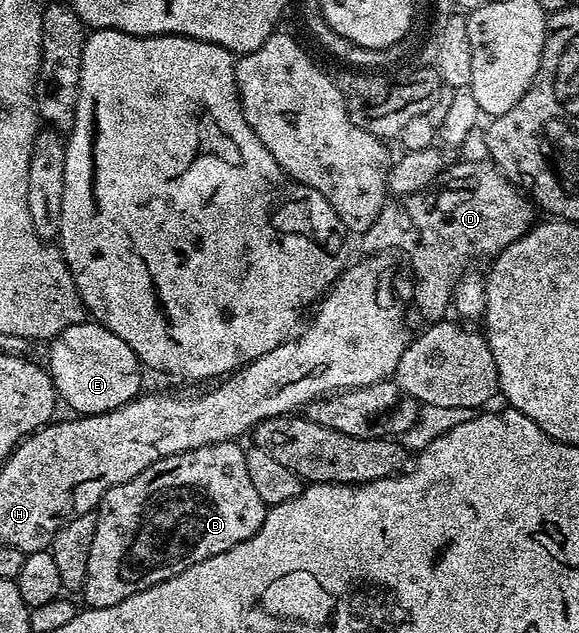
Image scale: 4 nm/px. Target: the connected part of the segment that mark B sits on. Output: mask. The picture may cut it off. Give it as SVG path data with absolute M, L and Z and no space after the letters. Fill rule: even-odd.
M237 441L212 443L199 449L175 453L155 461L131 481L107 489L95 508L97 524L91 557L87 557L87 577L83 588L85 603L90 607L110 607L127 601L151 585L159 585L195 565L247 541L263 525L266 505L251 485L247 474L246 448Z

